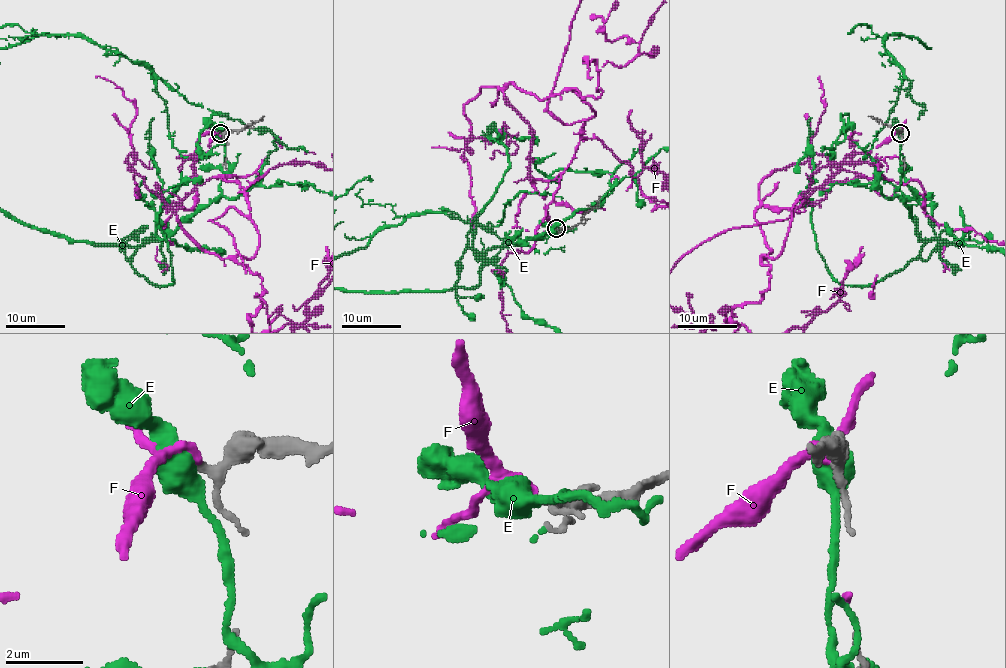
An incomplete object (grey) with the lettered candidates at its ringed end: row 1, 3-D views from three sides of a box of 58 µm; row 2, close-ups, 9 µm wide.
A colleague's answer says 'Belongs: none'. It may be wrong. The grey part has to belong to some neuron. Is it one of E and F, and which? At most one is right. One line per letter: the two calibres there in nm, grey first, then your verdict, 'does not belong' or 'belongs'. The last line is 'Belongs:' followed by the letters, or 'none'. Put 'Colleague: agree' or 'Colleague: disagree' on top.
Colleague: disagree
E: calibres 200 and 460 nm; does not belong
F: calibres 200 and 240 nm; belongs
Belongs: F

